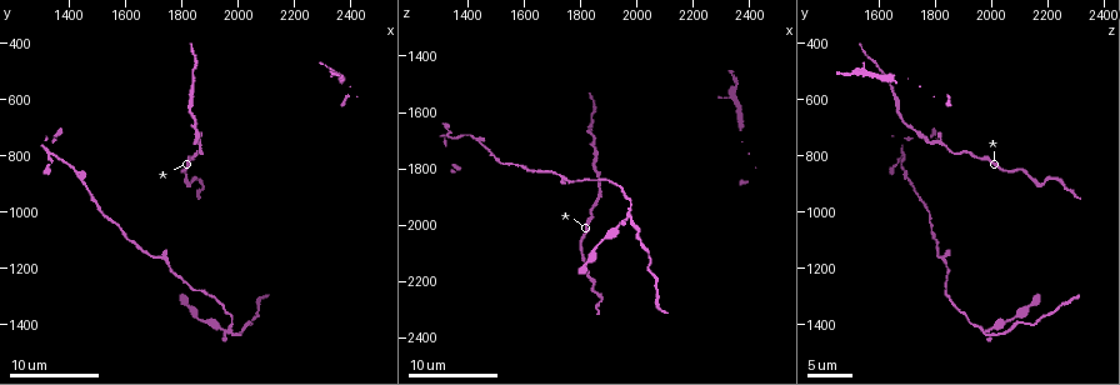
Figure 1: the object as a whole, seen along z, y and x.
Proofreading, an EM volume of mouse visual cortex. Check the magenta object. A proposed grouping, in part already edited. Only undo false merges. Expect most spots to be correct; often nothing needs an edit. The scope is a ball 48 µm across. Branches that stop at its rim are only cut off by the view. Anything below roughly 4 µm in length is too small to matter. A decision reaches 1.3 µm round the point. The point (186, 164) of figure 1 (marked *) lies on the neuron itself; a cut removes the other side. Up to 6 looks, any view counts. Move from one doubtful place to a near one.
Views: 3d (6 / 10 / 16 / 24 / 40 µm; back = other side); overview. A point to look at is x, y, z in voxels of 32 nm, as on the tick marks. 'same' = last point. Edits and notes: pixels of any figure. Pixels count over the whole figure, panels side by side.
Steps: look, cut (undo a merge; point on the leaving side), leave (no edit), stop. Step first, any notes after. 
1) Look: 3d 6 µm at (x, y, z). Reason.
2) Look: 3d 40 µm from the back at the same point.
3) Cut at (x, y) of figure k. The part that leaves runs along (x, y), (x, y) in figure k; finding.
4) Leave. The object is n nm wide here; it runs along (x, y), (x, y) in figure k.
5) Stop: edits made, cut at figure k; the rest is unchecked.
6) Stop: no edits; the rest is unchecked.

Look: 3d 6 µm at (1830, 810, 1950).

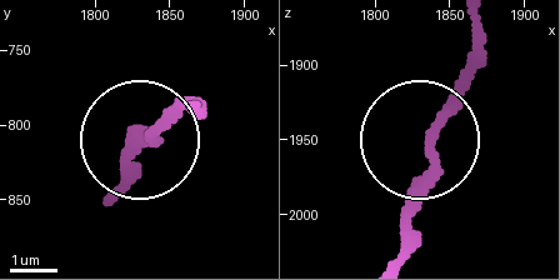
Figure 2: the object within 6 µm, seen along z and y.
Leave. It runs along (403, 225), (430, 121), (478, 54) in figure 2; continuous, no second neuron.

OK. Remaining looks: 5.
Look: 3d 6 µm at (1740, 1170, 1830). Three arms meet.

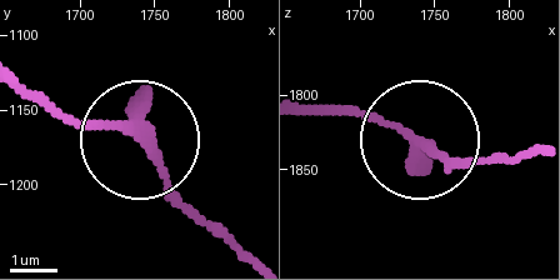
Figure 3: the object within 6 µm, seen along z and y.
Look: 3d 6 µm from the back at (1738, 1164, 1832).

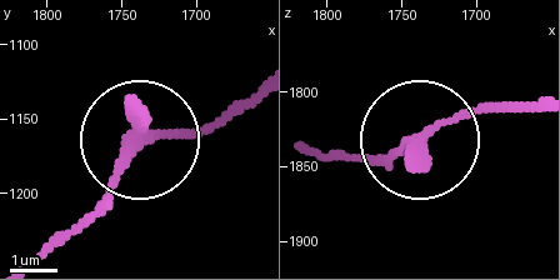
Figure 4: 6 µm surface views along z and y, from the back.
Leave. The object is 200 nm wide here; one neuron here.

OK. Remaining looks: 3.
Look: 3d 16 µm at (1960, 1430, 1980).

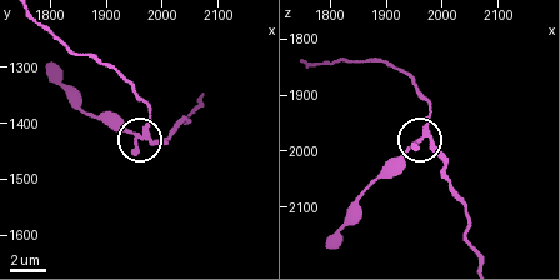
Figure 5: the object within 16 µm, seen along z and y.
Cut at (403, 153) of figure 5. The part that leaves runs along (143, 136), (113, 129), (81, 109), (51, 61) in figure 5; two neurons meet here.

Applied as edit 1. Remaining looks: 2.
Stop: edits made, cut at figure 5; the rest is unchecked.

